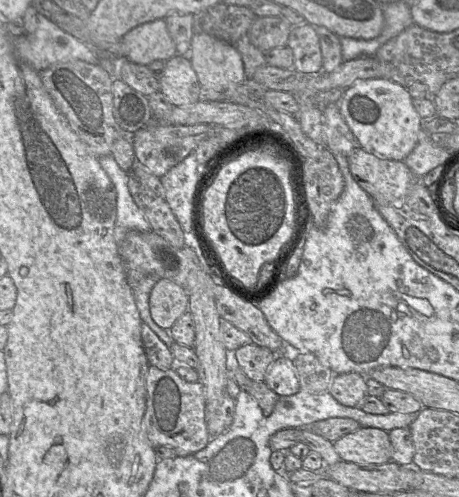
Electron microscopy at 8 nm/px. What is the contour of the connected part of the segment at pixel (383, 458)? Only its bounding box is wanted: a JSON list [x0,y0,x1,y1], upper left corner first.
[333,427,392,464]

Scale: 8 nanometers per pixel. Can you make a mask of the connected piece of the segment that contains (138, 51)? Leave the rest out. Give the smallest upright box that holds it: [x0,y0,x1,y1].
[122,18,177,65]

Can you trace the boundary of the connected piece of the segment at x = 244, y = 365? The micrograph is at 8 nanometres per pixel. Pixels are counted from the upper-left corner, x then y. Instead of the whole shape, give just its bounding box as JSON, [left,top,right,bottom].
[231,342,276,381]

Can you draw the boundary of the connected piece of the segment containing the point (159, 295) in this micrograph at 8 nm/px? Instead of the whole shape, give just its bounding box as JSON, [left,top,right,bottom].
[149,278,188,331]

